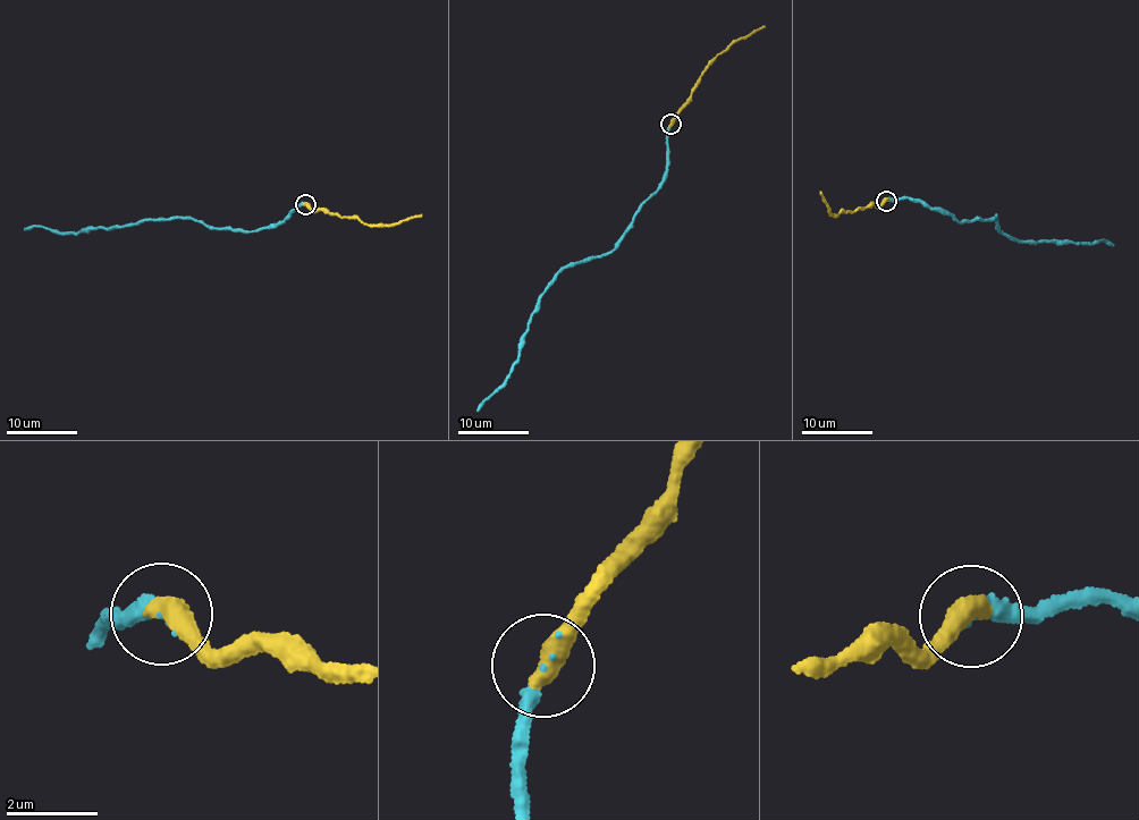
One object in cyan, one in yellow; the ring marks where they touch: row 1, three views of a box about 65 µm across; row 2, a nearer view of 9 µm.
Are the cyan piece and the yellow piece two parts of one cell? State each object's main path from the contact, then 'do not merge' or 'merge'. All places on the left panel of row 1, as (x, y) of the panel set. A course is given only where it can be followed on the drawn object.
course cyan (305, 204), (270, 228), (247, 231), (216, 229), (191, 218), (60, 235), (42, 227), (25, 227); course yellow (305, 204), (372, 225), (399, 223), (421, 214); merge

